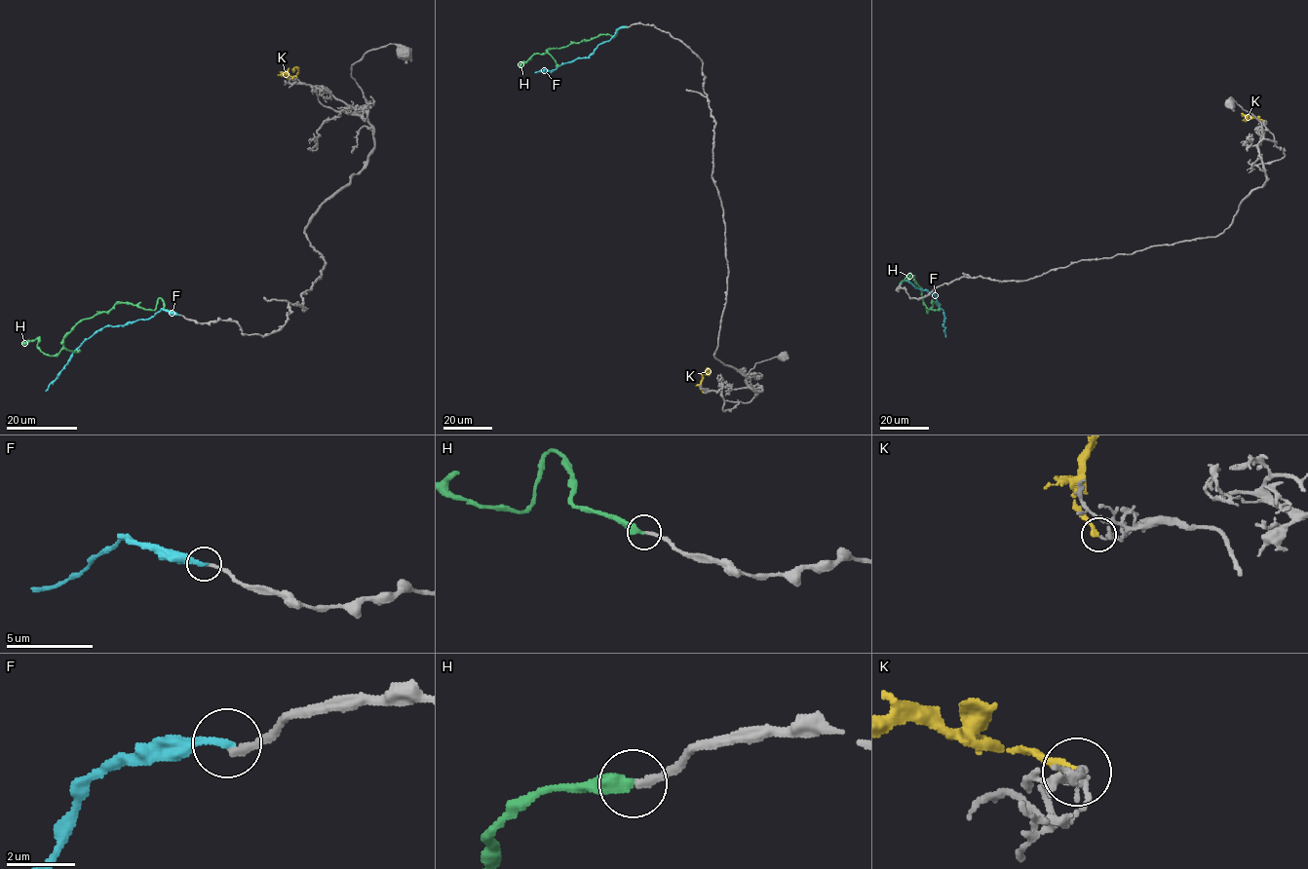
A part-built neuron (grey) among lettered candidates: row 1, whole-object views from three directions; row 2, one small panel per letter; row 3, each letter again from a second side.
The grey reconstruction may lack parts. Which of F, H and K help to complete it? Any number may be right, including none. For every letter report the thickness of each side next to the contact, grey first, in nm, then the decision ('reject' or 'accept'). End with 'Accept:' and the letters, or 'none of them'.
F: 200 nm thick on the grey side, 240 nm on the other; reject
H: 200 nm thick on the grey side, 440 nm on the other; accept
K: 170 nm thick on the grey side, 240 nm on the other; reject
Accept: H

